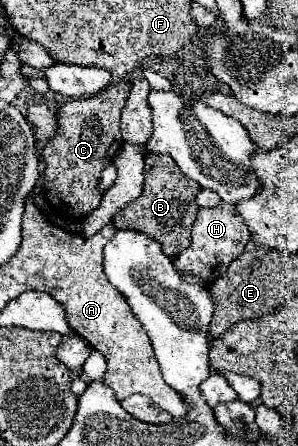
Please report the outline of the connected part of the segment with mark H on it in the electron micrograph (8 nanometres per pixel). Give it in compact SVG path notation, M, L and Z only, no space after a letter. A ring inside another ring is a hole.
M222 202L218 208L200 208L192 226L192 244L176 256L176 270L204 278L206 284L212 284L216 278L226 274L230 262L244 252L248 240L250 232L234 206Z

